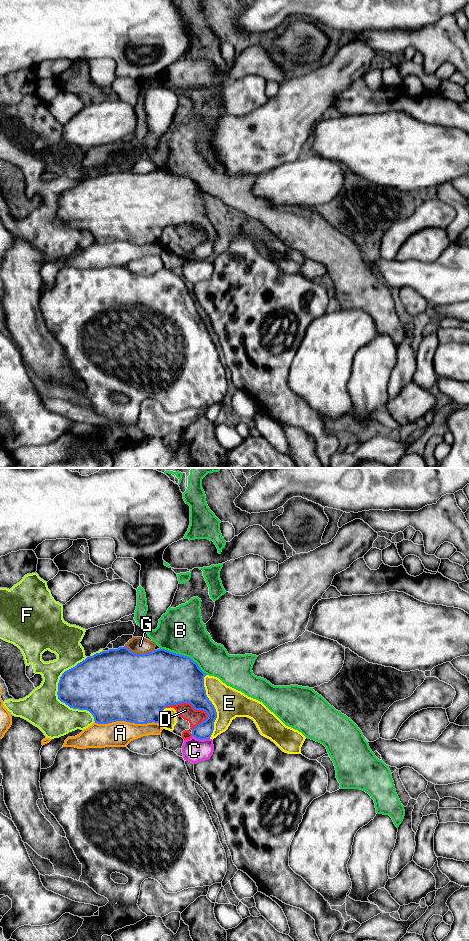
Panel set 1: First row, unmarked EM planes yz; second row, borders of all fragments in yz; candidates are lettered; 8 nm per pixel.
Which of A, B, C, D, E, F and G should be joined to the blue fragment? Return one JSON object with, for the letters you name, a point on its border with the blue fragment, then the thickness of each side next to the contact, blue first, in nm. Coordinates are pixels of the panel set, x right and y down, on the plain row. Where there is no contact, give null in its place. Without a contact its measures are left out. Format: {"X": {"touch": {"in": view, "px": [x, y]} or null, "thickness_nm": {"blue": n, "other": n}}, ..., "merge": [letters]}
{"merge": []}

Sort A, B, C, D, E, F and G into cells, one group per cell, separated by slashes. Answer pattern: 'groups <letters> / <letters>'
groups A / B / C / D E / F / G

